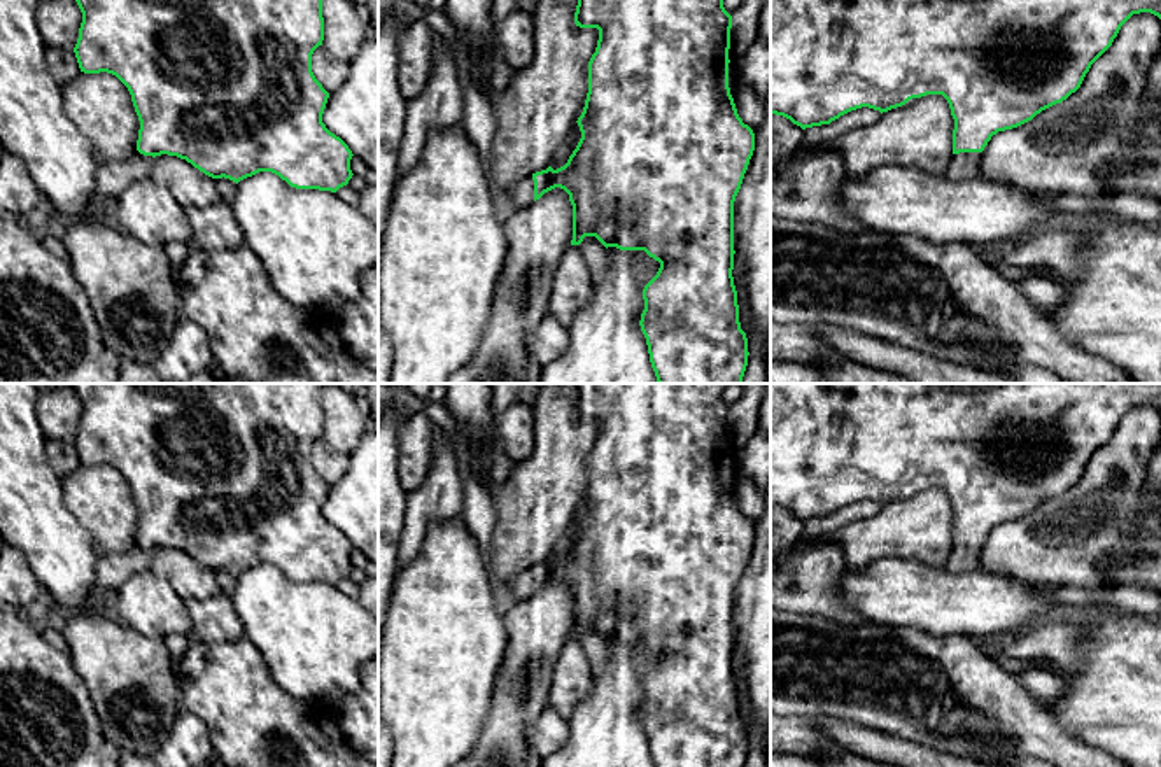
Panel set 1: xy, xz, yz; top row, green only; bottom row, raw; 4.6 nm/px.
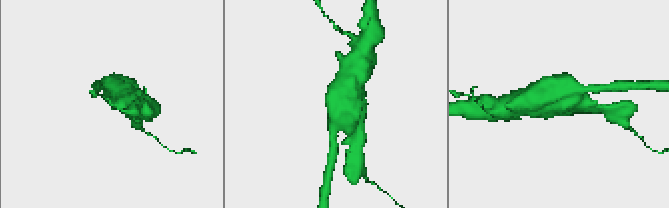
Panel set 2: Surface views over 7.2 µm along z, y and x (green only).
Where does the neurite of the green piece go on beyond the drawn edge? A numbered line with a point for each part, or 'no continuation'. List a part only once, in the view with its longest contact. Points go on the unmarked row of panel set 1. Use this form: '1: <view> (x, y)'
1: yz (963, 557)

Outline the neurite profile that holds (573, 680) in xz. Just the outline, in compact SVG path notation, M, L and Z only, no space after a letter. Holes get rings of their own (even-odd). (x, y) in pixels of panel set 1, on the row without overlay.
M571 637L555 664L550 706L562 716L571 718L574 709L590 697L594 676L580 637Z

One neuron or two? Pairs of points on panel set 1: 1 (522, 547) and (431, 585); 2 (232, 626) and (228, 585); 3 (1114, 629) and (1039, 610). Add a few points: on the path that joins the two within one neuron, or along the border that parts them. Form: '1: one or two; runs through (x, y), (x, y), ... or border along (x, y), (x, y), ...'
1: two; border along (484, 555), (494, 594), (499, 601)
2: two; border along (223, 591), (230, 596)
3: two; border along (1062, 612), (1041, 619), (1020, 636)

